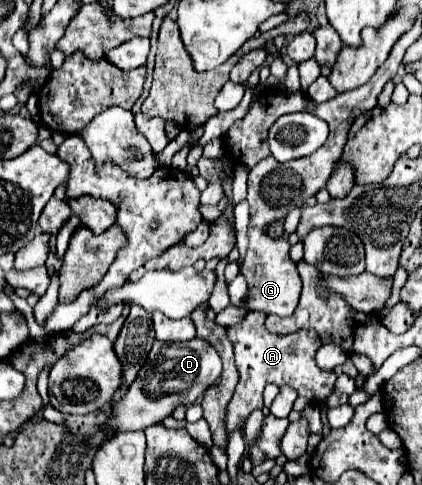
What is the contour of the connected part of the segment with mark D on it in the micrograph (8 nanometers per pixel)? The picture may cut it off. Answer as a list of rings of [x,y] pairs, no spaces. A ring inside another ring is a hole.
[[[200,338],[178,342],[178,344],[162,344],[156,342],[138,372],[138,378],[132,386],[118,398],[110,408],[110,430],[112,432],[128,432],[128,430],[142,430],[156,422],[162,422],[166,416],[174,412],[176,406],[190,406],[198,402],[206,388],[222,372],[222,360],[218,352]]]

